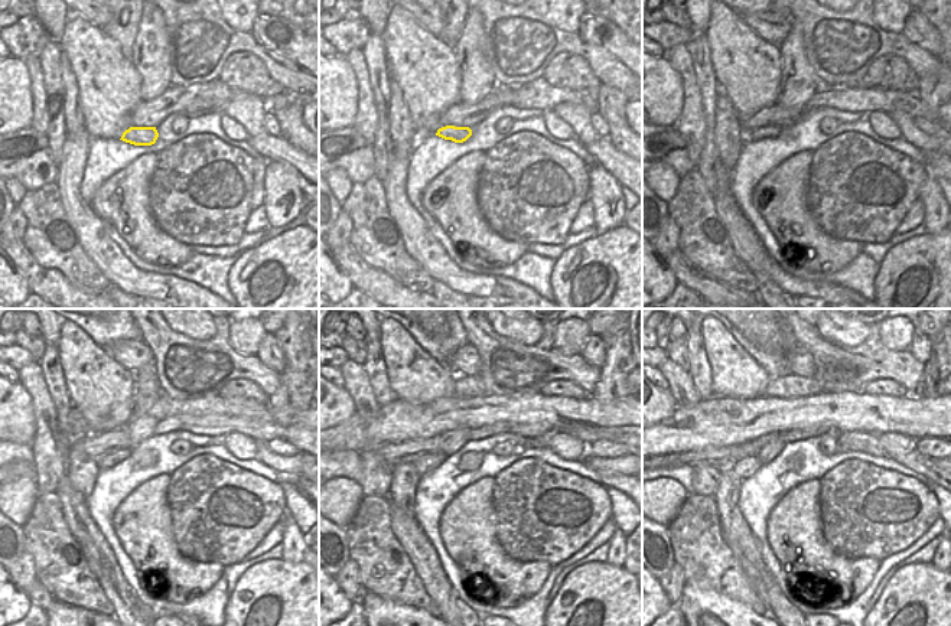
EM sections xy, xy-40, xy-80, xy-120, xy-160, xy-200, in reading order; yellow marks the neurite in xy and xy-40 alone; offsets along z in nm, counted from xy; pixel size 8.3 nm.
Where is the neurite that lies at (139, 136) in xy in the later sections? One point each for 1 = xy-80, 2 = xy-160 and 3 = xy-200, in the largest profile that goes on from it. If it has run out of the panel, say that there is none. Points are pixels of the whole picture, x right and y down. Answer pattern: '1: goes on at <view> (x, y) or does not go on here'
1: goes on at xy-80 (771, 131)
2: goes on at xy-160 (424, 465)
3: goes on at xy-200 (746, 466)

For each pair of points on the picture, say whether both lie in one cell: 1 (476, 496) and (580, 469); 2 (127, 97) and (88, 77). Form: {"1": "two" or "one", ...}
{"1": "two", "2": "one"}

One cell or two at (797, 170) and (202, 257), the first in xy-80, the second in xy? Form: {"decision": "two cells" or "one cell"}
{"decision": "two cells"}

